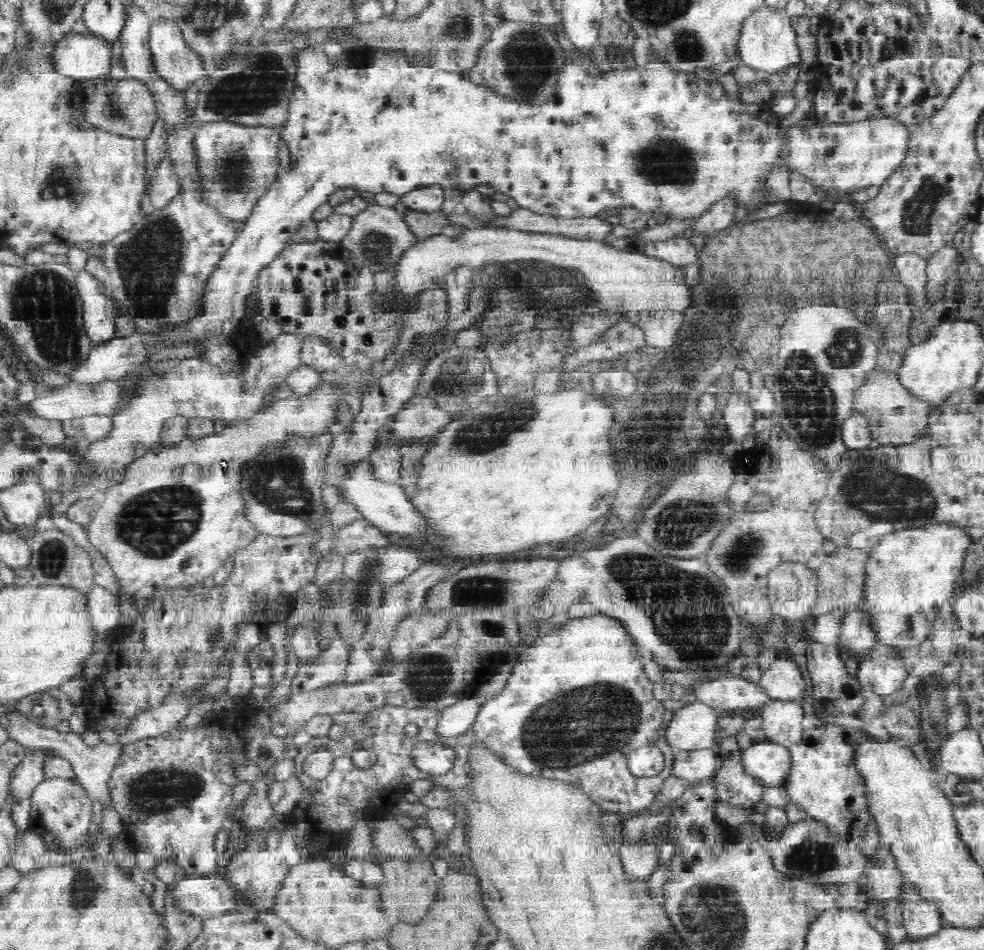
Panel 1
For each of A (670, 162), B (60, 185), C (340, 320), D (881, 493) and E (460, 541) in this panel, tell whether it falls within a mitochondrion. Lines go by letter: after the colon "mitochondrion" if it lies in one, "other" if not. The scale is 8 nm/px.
A: mitochondrion
B: mitochondrion
C: other
D: mitochondrion
E: other

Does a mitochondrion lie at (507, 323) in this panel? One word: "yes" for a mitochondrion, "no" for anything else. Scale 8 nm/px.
yes

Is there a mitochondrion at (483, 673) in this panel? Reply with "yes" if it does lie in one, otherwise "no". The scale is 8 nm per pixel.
no

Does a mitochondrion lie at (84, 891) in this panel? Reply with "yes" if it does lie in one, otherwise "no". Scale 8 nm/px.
yes

